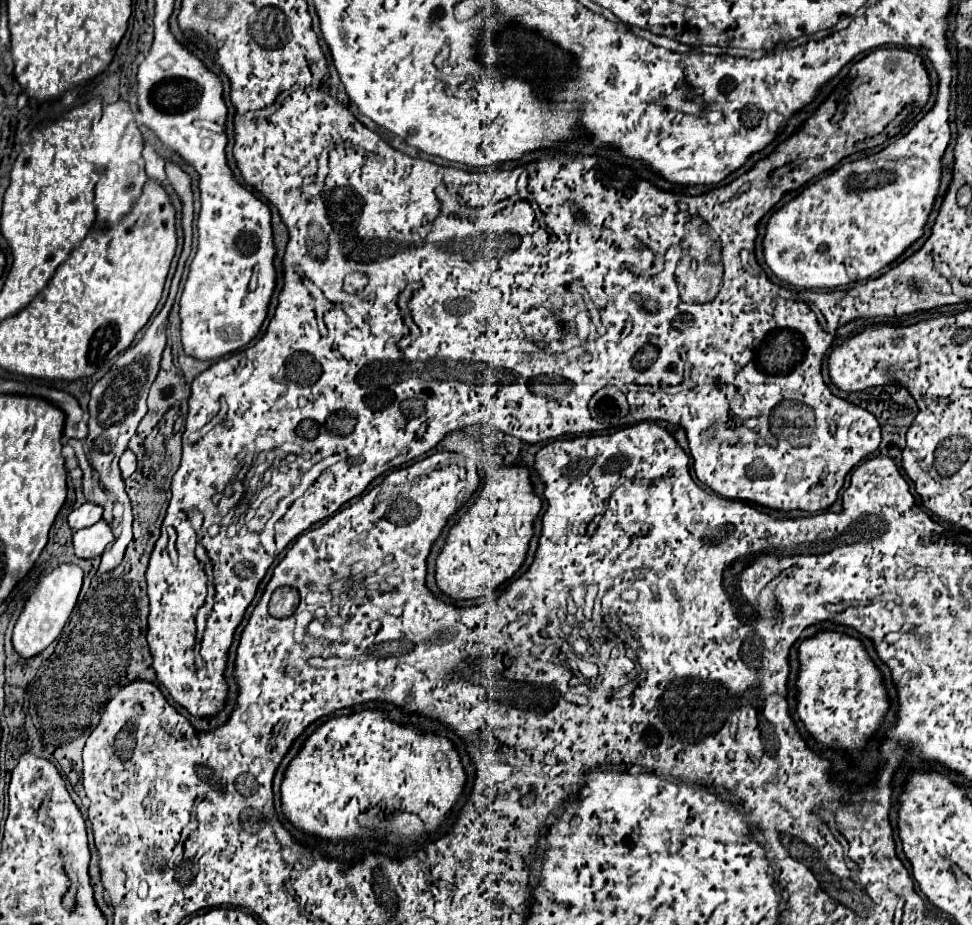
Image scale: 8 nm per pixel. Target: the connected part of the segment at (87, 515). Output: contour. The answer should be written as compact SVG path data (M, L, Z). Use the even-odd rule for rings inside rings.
M84 503L80 505L78 509L74 509L70 515L68 515L68 525L76 531L76 529L84 529L84 527L90 527L94 523L98 523L102 519L102 507L96 505L96 503Z

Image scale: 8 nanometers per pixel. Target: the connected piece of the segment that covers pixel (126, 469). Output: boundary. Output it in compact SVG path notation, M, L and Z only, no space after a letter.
M130 449L124 451L120 457L120 471L122 471L124 479L128 479L136 471L136 455Z

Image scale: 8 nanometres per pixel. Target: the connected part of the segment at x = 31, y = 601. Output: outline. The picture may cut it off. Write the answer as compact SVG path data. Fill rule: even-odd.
M72 563L58 565L56 569L52 569L48 575L44 575L38 581L36 589L26 599L22 613L14 625L12 643L14 643L14 649L22 657L38 655L42 649L46 649L62 633L62 627L68 621L68 617L76 605L80 587L82 587L82 569L78 565L72 565Z

